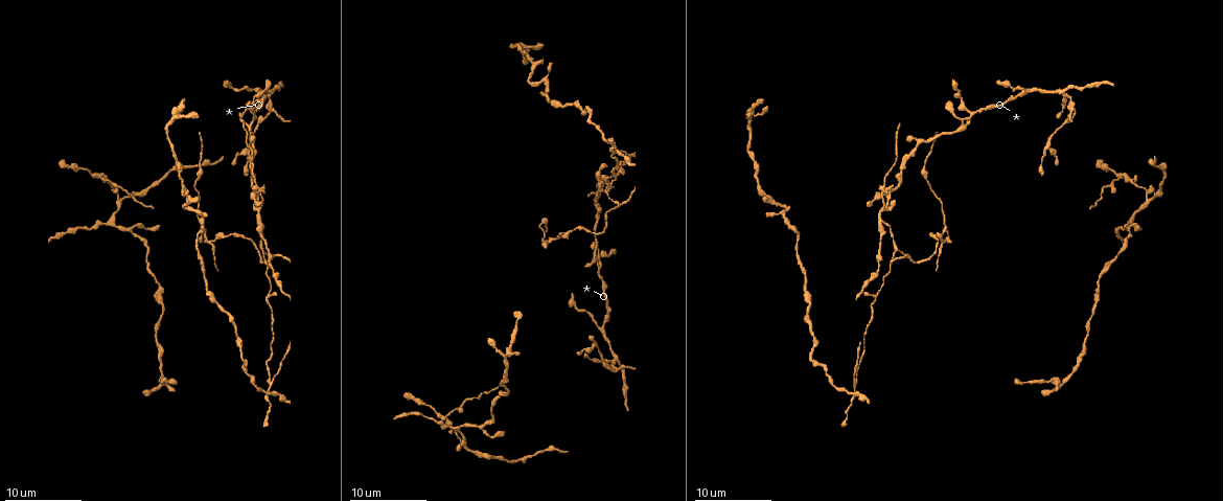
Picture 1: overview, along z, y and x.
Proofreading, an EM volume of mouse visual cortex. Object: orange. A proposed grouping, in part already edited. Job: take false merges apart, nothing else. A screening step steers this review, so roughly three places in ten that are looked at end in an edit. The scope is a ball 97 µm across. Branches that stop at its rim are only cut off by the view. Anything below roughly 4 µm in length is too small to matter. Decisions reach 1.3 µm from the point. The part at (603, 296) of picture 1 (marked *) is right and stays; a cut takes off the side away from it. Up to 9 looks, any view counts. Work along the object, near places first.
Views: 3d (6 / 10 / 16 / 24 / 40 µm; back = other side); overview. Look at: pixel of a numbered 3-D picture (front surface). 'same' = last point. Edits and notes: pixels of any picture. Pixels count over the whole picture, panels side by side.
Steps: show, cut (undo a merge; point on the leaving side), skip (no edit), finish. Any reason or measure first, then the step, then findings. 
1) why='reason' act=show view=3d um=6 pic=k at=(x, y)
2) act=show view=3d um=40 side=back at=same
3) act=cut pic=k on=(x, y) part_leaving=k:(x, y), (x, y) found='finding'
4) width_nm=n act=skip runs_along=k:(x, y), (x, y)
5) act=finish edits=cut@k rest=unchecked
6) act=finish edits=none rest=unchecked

why='three-way junction' act=show view=3d um=10 pic=1 at=(970, 113)

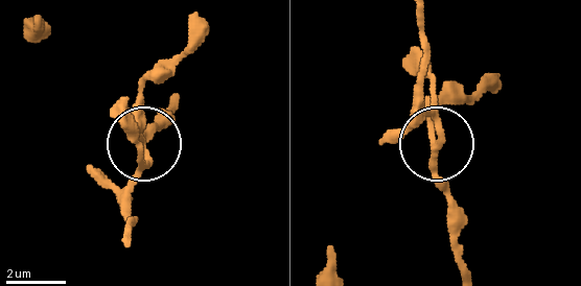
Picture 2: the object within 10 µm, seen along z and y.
act=show view=3d um=10 side=back pic=2 at=(437, 148)

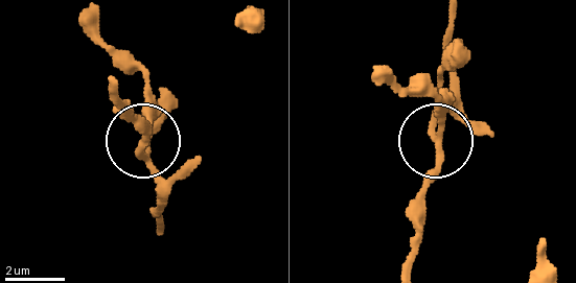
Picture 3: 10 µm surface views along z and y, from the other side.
arms=3 act=skip runs_along=3:(419, 249), (419, 206), (441, 96) found='continuous, no second cell'

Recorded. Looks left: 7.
why='side arm on a straight run' act=show view=3d um=10 pic=1 at=(883, 222)

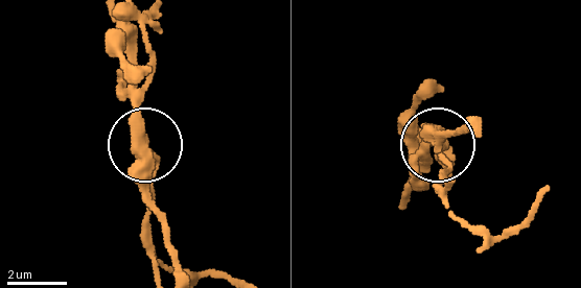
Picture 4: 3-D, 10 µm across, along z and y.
act=cut pic=4 on=(446, 148) found='a second cell is stuck on'

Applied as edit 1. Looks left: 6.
why='four or more arms meet' act=show view=3d um=10 pic=1 at=(618, 361)

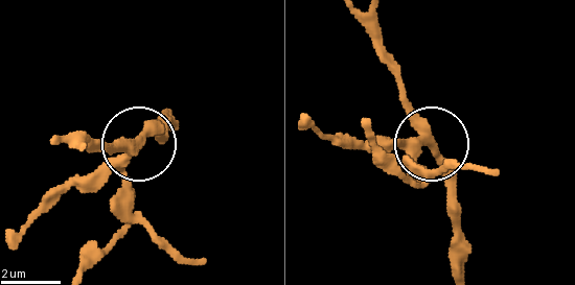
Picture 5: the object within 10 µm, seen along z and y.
width_nm=350 act=skip runs_along=5:(375, 19), (377, 56), (455, 204) found='continuous, no second cell'

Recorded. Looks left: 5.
why='a fork' act=show view=3d um=10 pic=1 at=(98, 175)

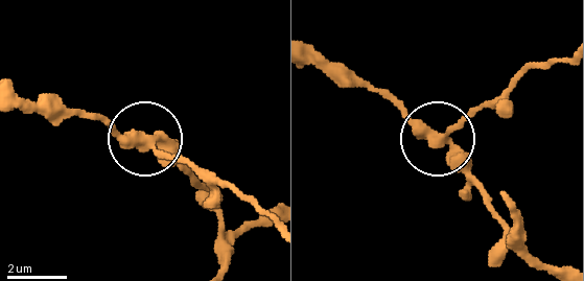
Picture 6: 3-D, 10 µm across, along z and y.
act=show view=3d um=10 side=back pic=6 at=(440, 139)

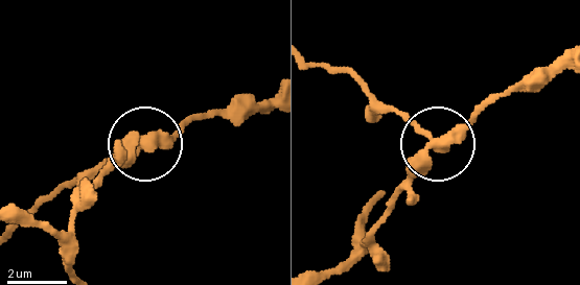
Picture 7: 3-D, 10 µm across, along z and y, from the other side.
side_arm_um=7 arms=3 act=cut pic=7 on=(408, 120) found='a second cell is stuck on'

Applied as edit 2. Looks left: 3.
act=finish edits=cut@4,cut@7 rest=unchecked

